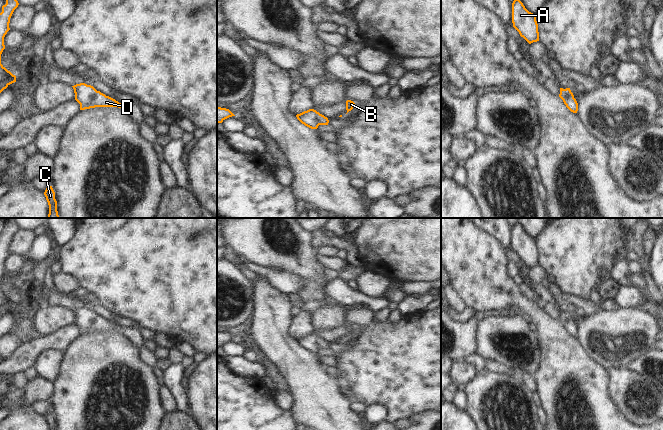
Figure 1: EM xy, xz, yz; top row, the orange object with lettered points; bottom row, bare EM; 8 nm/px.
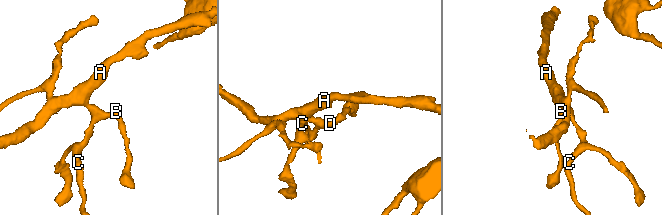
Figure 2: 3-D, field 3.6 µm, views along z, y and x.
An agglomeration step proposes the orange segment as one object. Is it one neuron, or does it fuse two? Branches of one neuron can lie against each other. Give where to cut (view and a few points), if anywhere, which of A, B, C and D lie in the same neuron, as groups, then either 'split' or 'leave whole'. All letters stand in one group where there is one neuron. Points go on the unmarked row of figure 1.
no cut; A B C D; leave whole

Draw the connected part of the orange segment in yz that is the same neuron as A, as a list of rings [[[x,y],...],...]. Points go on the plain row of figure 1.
[[[518,222],[512,227],[512,247],[529,268],[539,265],[536,238],[529,236]]]

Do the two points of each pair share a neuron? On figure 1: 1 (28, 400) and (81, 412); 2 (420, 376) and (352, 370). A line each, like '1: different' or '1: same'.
1: different
2: same

